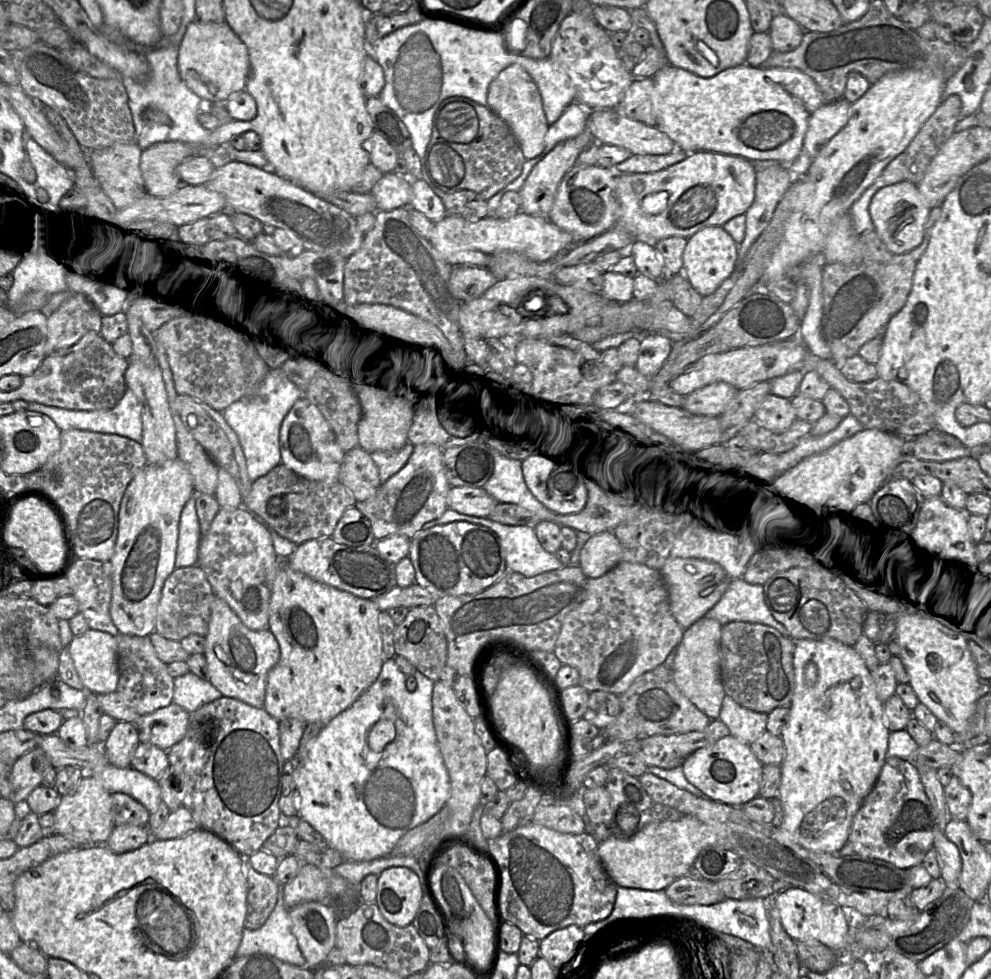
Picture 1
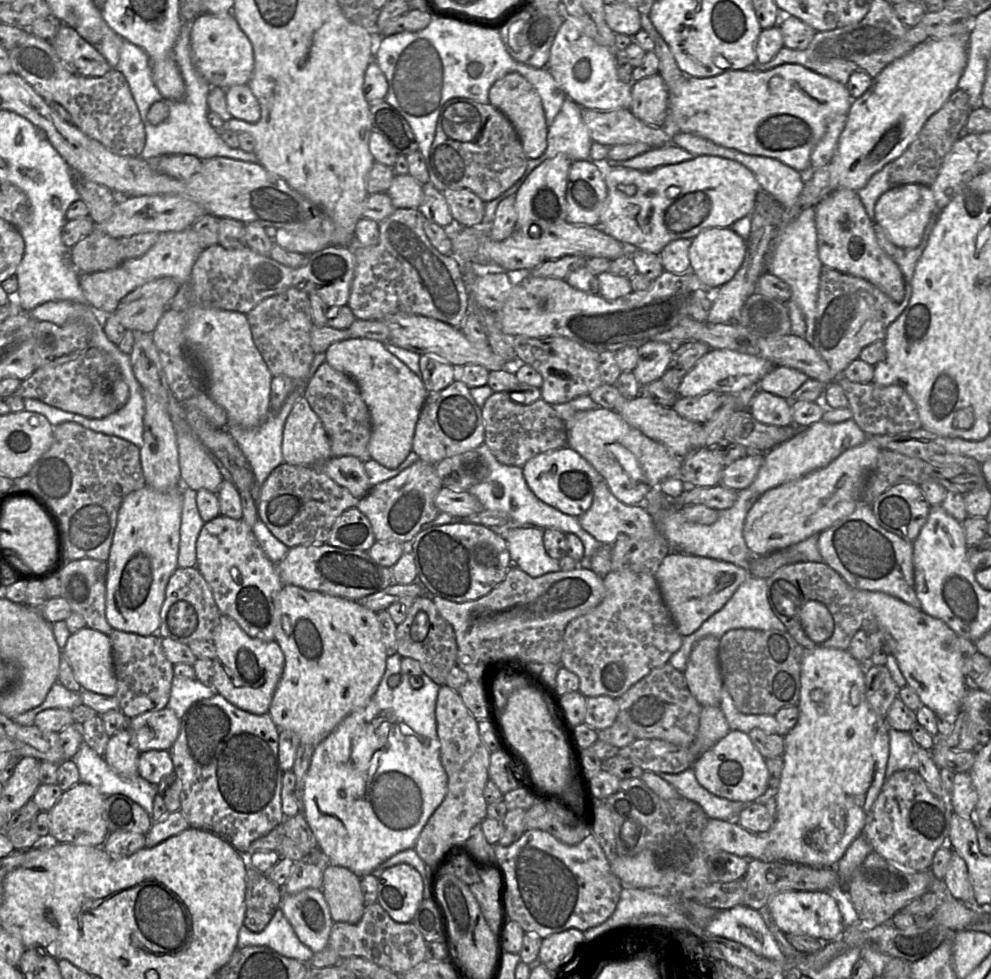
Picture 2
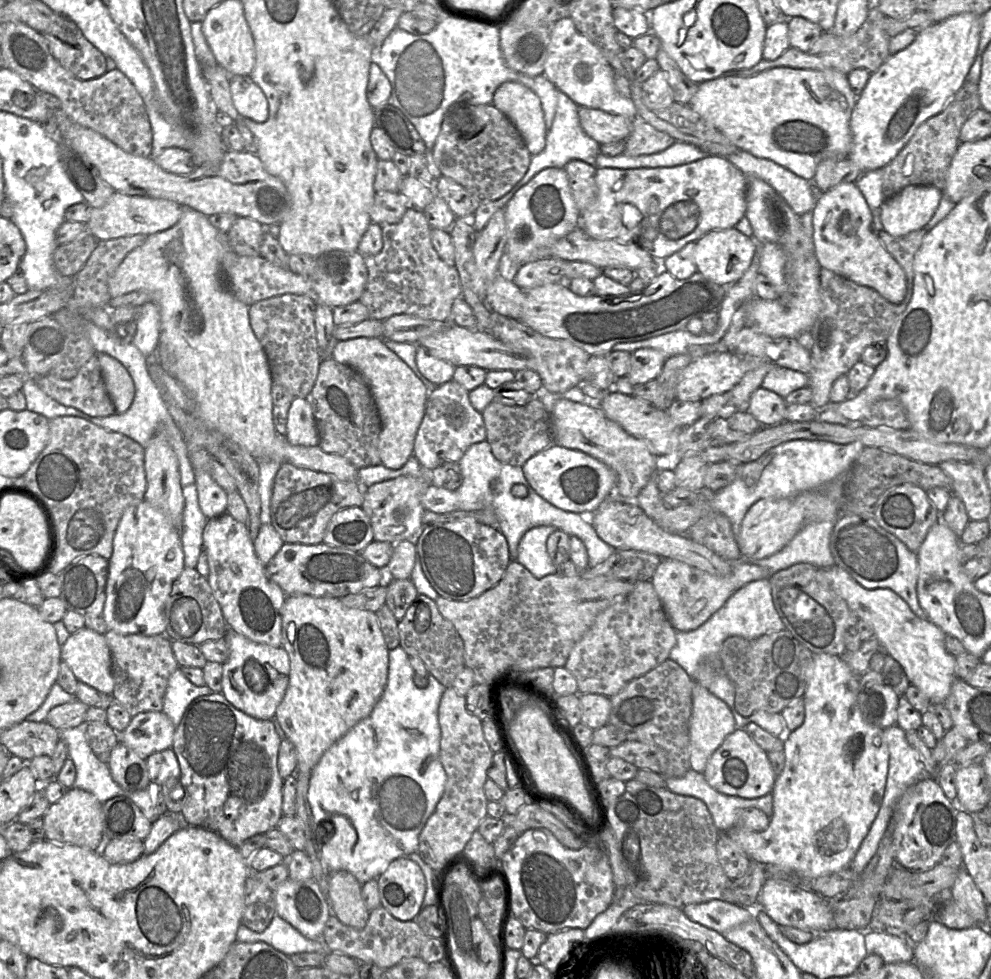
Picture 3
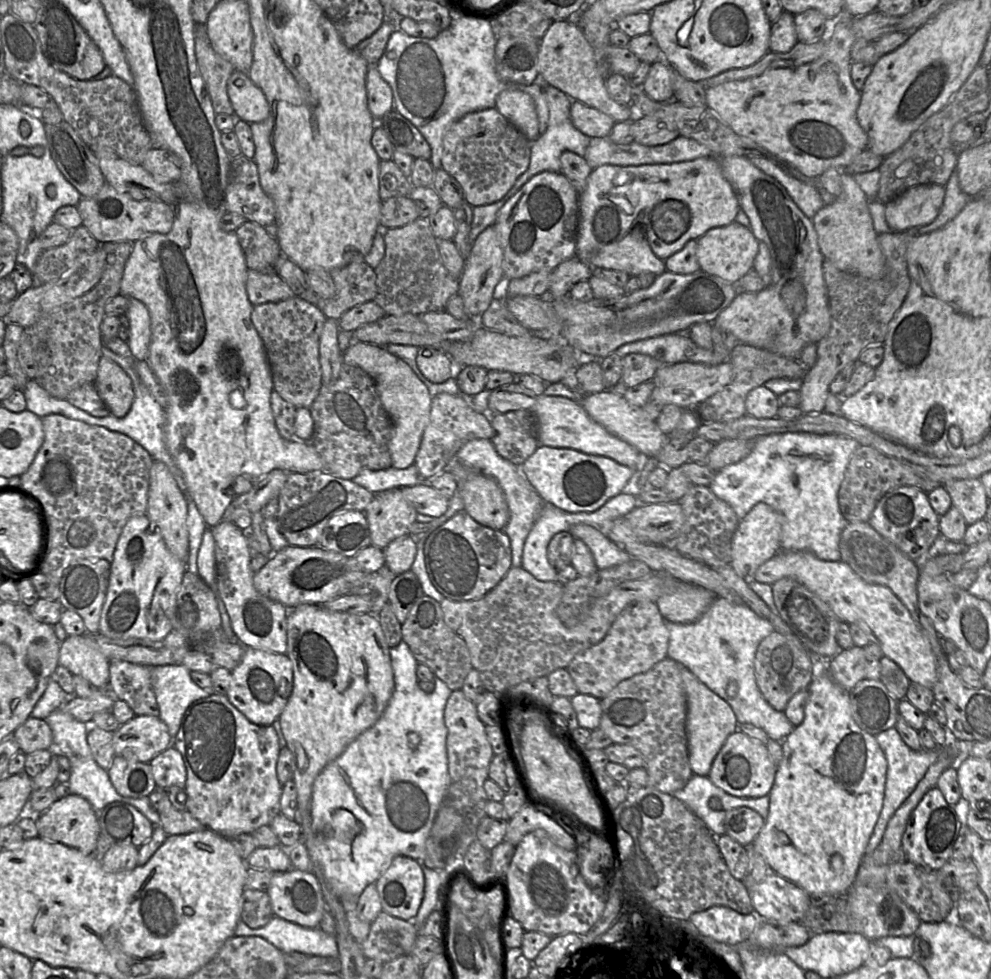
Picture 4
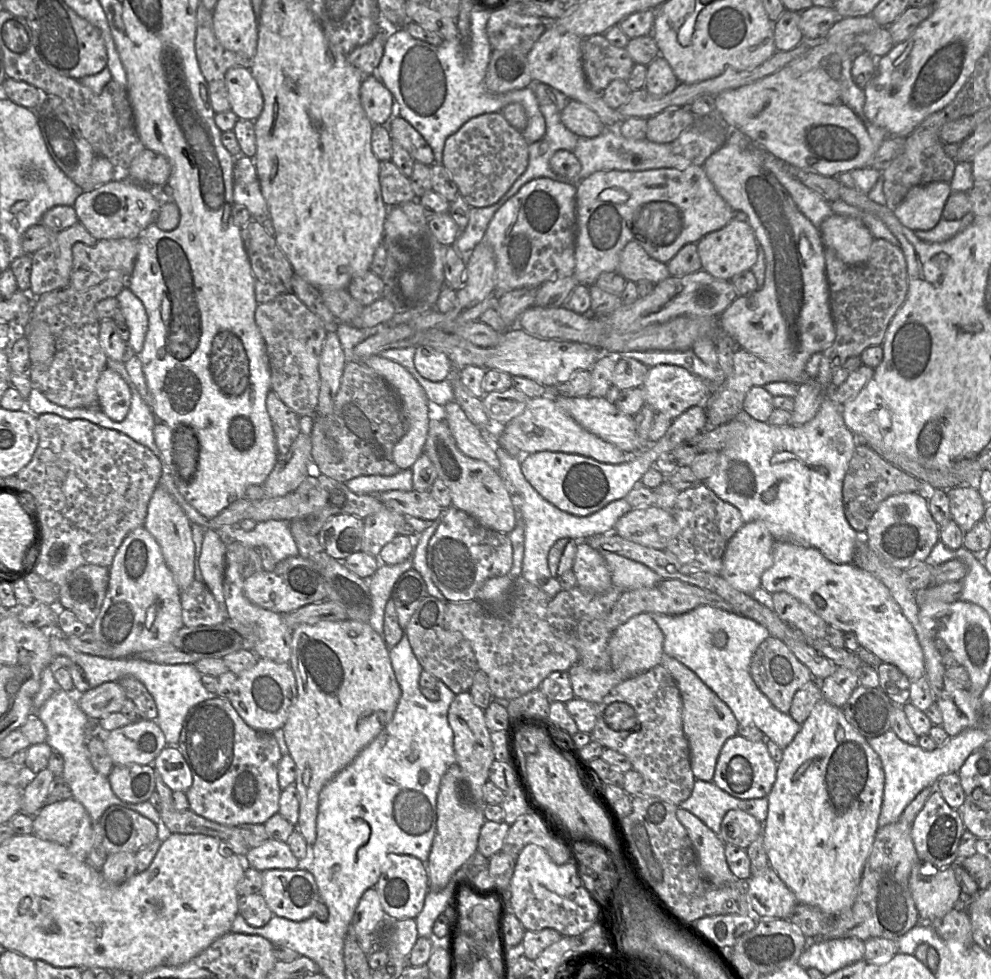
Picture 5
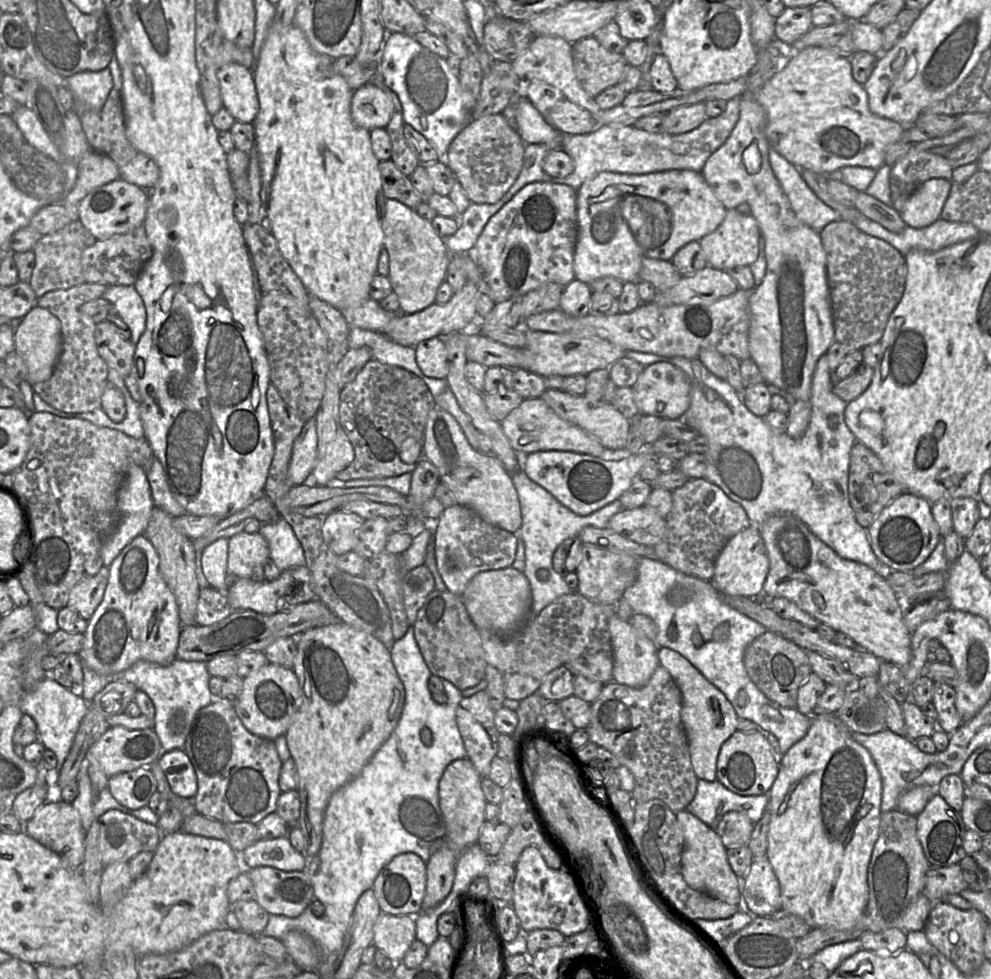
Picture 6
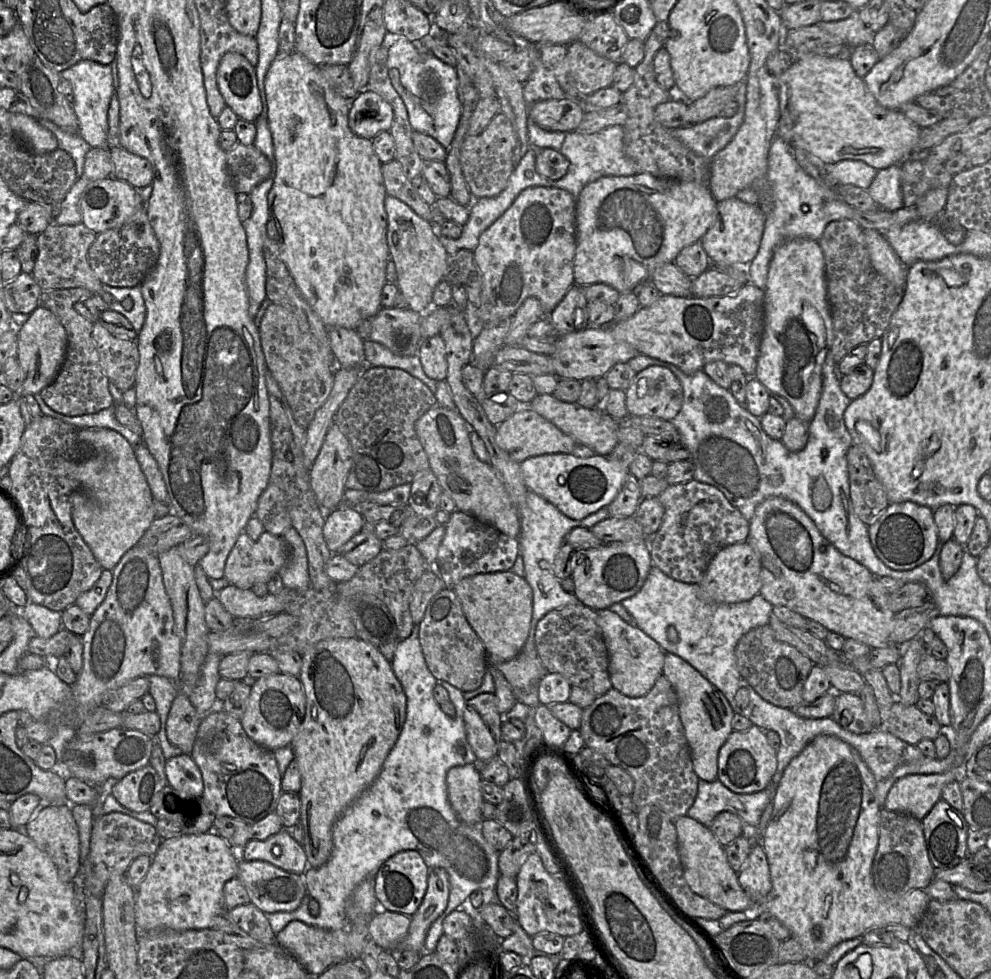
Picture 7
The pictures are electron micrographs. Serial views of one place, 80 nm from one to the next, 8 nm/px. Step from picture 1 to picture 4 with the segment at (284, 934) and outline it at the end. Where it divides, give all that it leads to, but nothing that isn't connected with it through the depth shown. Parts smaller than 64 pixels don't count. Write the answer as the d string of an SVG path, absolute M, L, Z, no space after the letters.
M274 917L264 927L252 929L241 919L237 923L235 936L261 937L284 952L300 952L307 956L339 957L335 936L319 928L306 928Z

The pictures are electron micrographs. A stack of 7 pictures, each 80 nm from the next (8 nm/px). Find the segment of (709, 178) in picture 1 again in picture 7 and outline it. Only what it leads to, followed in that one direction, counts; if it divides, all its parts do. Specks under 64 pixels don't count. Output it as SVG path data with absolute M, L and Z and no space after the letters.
M639 172L631 176L603 176L588 183L576 202L575 285L604 283L621 294L638 294L643 285L650 283L660 265L674 262L683 248L701 240L713 224L716 213L717 201L710 188L695 182L658 178Z

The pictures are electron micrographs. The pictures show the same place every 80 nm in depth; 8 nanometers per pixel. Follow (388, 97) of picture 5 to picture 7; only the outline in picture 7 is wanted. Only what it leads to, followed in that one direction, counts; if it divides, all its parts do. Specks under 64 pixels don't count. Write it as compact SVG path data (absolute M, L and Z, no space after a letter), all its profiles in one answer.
M366 88L359 92L350 102L348 124L357 136L373 139L382 131L389 131L393 120L391 105L376 92Z

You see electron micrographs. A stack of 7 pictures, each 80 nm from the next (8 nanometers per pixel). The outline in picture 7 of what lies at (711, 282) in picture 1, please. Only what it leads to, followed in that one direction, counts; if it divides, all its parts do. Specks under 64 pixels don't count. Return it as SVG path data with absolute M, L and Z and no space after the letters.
M737 197L717 202L716 218L700 242L708 255L710 264L748 266L758 253L766 222L761 207L743 202Z

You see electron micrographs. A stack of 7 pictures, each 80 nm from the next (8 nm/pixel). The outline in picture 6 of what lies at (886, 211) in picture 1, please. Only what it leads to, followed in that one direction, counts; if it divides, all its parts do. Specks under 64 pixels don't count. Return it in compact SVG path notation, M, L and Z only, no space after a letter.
M934 178L917 188L902 206L899 214L907 226L924 228L940 218L951 189L951 181Z

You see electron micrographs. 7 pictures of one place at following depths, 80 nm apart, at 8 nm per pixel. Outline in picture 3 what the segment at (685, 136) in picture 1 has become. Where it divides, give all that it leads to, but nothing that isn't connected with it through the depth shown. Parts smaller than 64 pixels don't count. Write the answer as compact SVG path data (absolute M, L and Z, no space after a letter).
M776 67L752 76L722 75L702 82L698 84L689 106L740 150L772 160L811 181L822 160L848 158L852 141L850 117L857 97L847 75L840 71Z

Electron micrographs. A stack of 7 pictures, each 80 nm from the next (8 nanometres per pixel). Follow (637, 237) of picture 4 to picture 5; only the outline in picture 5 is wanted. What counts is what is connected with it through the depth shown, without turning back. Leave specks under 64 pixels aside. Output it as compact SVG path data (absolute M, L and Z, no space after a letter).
M636 241L628 242L622 250L617 272L627 281L646 279L654 284L671 276L667 264L652 258Z

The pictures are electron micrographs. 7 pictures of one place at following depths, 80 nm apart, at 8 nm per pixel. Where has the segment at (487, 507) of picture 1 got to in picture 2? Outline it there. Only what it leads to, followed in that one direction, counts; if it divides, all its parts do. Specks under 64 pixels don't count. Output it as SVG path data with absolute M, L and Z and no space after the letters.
M443 486L434 499L440 512L455 518L466 518L484 510L483 505L469 491L458 491Z

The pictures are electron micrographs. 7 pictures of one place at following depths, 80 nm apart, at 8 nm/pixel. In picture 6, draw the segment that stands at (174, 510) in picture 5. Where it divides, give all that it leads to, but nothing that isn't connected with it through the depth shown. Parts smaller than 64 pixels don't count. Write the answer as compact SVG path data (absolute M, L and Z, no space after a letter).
M156 506L152 510L144 535L151 541L159 555L159 569L163 579L175 595L182 628L197 625L196 612L200 587L196 576L196 550L193 540L175 527L173 517L170 514Z

